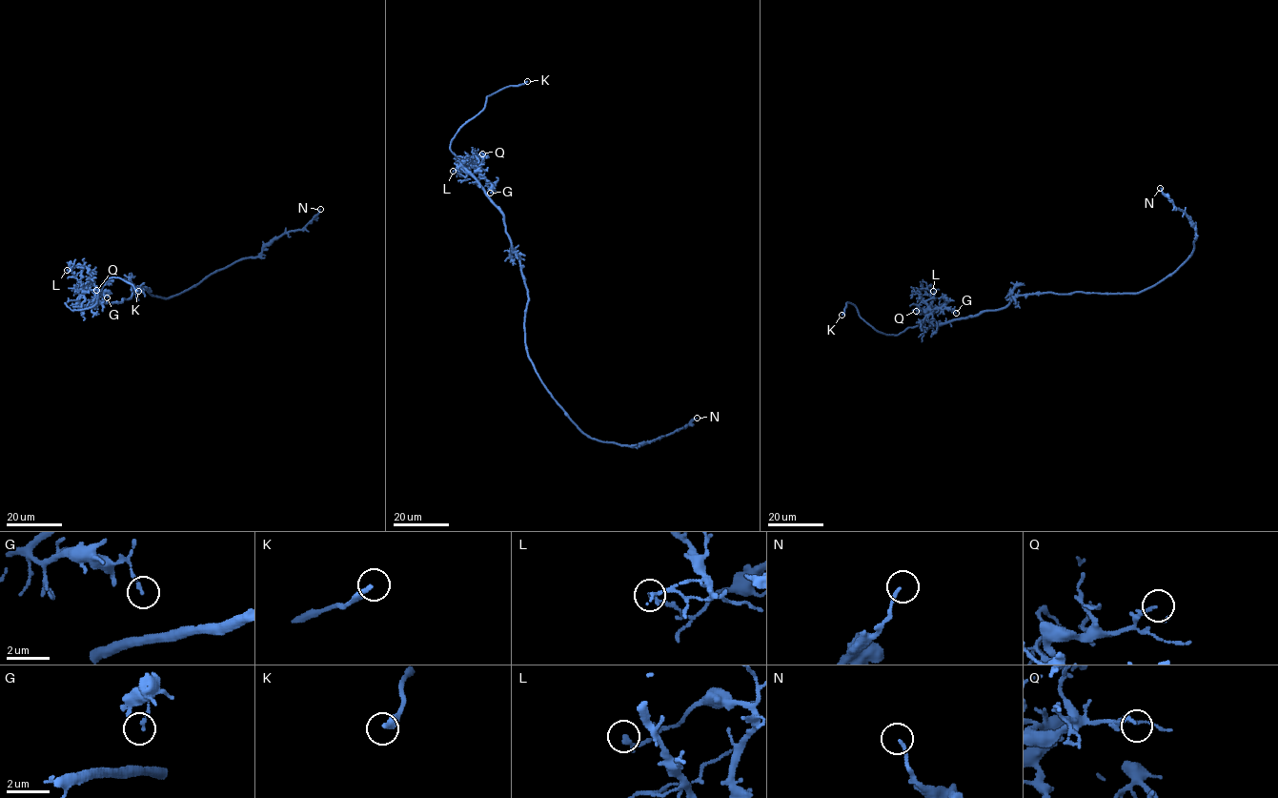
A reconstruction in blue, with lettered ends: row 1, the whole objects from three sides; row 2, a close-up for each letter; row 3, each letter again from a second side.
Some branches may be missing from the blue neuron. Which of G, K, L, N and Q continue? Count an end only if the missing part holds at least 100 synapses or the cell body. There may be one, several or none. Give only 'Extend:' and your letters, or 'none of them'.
Extend: K

